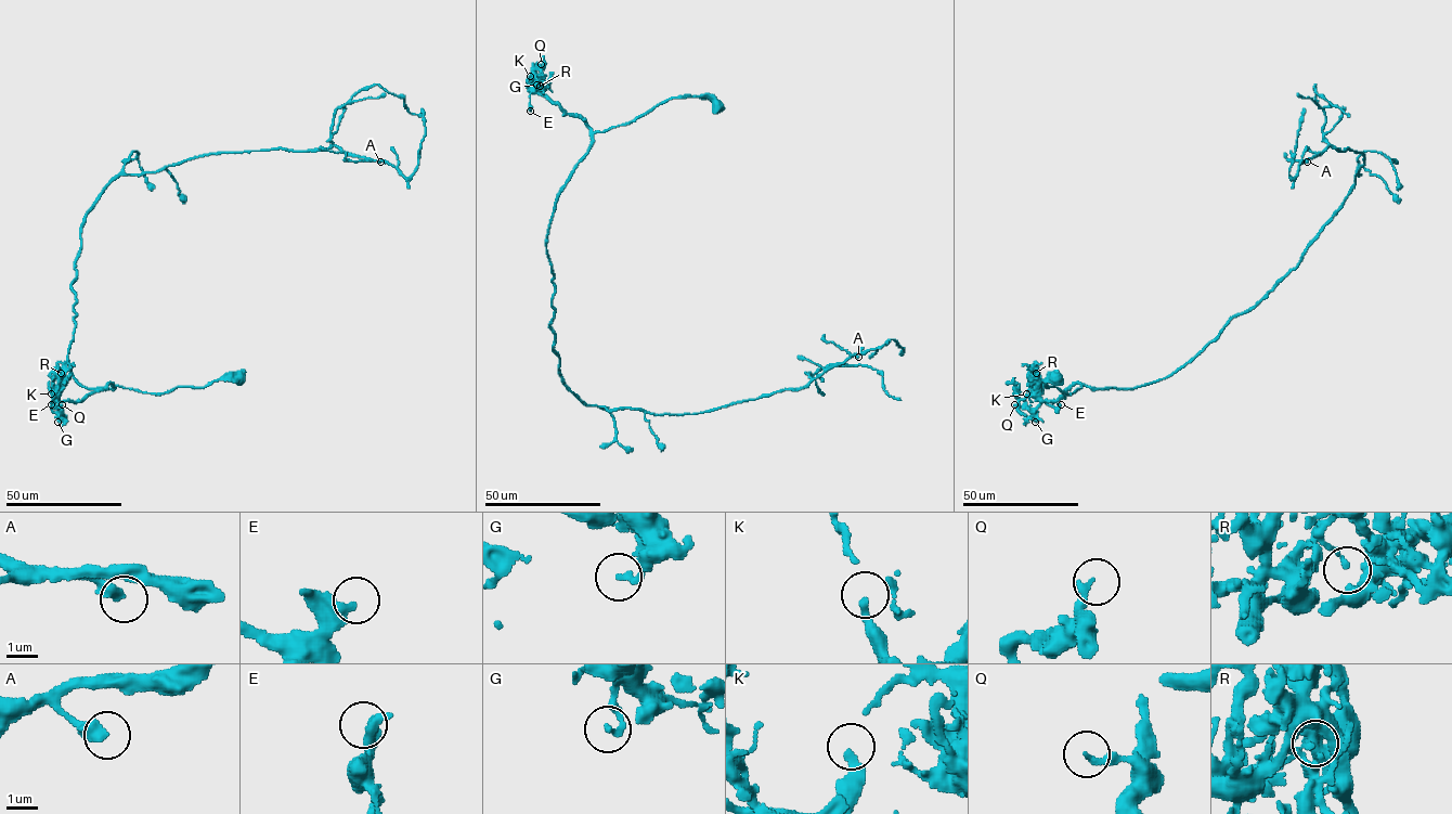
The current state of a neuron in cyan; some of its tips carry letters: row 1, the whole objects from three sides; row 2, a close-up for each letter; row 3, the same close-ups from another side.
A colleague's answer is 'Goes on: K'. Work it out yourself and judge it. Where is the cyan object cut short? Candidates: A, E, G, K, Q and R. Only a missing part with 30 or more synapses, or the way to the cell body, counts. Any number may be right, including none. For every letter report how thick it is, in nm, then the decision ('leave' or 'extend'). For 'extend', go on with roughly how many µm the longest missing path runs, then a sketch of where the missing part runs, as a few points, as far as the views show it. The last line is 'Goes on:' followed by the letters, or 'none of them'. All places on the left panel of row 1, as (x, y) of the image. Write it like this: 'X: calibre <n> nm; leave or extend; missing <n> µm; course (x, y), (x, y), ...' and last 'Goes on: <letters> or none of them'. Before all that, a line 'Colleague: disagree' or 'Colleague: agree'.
Colleague: agree
A: calibre 420 nm; leave
E: calibre 420 nm; leave
G: calibre 200 nm; leave
K: calibre 200 nm; extend; missing 10 µm; course (51, 393), (54, 372)
Q: calibre 220 nm; leave
R: calibre 150 nm; leave
Goes on: K

